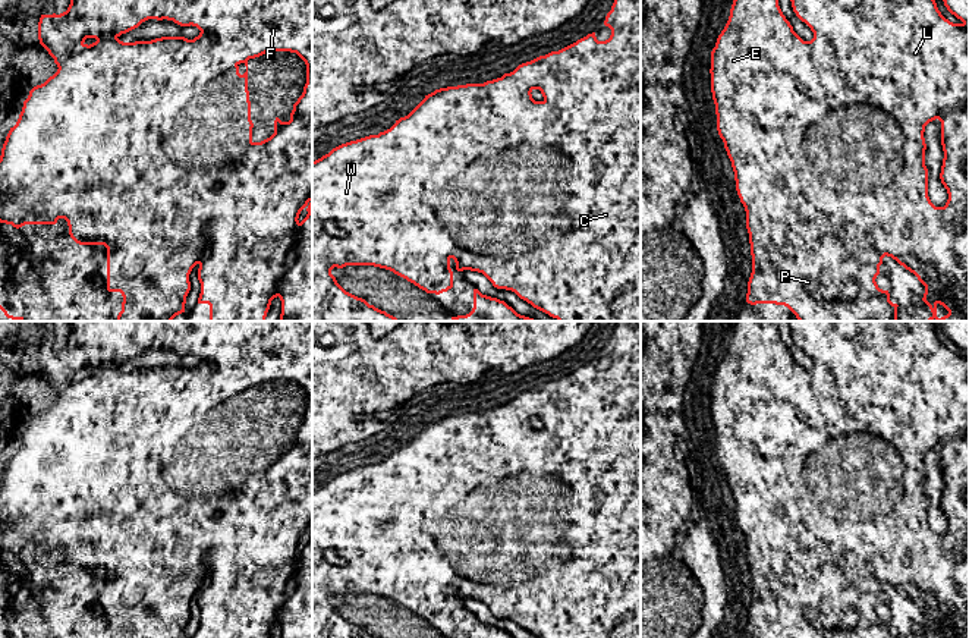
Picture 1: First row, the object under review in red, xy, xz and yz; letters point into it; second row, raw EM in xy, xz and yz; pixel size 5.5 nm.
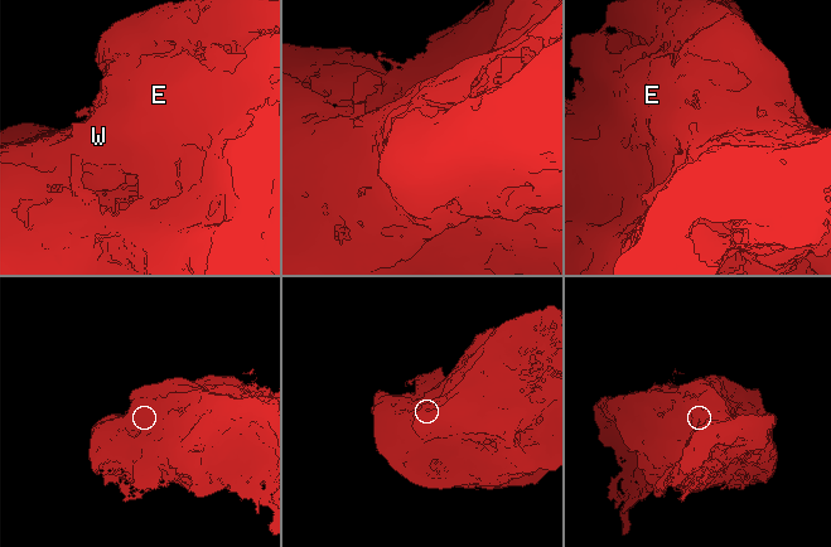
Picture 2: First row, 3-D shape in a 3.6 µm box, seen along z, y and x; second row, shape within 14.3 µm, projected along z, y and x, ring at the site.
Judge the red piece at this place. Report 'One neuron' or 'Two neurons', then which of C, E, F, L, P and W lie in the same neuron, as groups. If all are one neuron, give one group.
One neuron. Groups: C E F L P W

